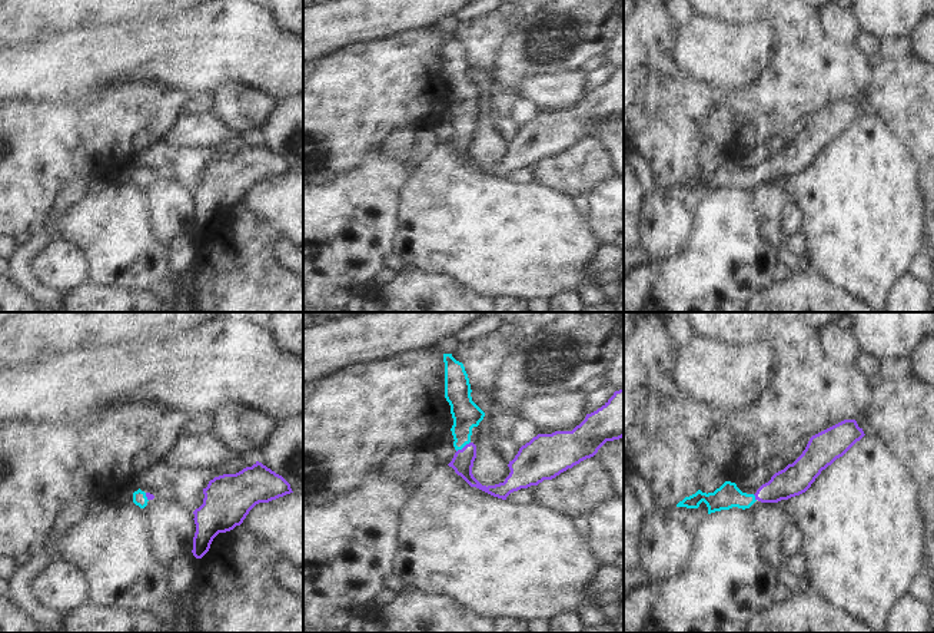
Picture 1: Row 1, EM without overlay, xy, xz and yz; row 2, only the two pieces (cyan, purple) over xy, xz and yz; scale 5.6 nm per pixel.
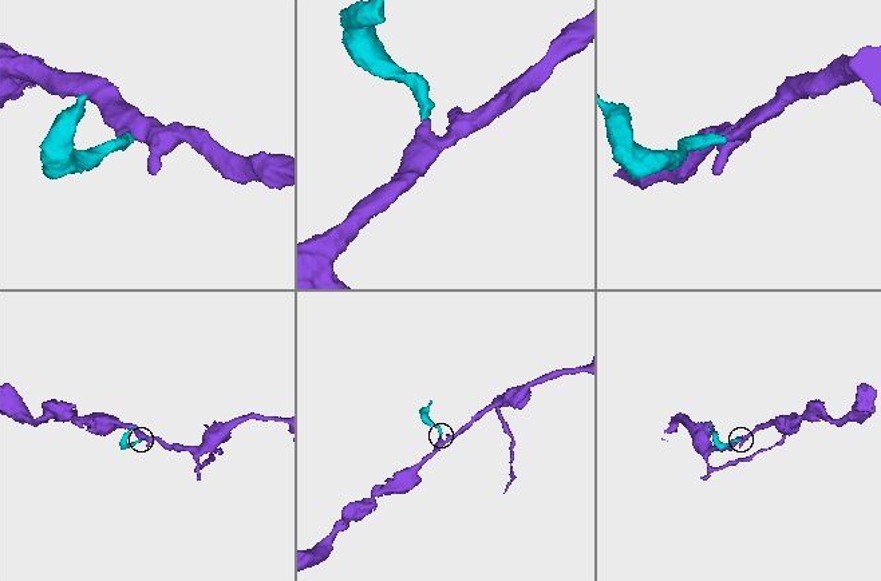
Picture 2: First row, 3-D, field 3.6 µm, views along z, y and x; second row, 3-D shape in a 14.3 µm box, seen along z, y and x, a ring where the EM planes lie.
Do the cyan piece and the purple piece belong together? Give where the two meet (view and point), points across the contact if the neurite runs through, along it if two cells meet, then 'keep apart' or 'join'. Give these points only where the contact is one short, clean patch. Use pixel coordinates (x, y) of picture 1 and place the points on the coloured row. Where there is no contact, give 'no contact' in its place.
meets cyan in xz at (462, 447); runs through xz (466, 414), (462, 424), (462, 447), (462, 461); join

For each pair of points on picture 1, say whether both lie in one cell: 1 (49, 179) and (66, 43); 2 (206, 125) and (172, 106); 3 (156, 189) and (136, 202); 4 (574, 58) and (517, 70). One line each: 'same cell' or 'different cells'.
1: different cells
2: different cells
3: different cells
4: same cell

